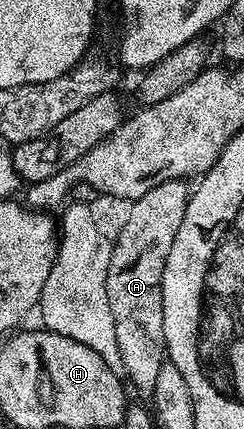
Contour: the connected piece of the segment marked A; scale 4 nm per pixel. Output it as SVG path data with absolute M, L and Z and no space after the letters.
M186 180L157 183L153 191L145 191L132 203L130 218L112 244L106 288L108 305L113 311L117 345L123 360L123 371L143 392L150 395L157 387L157 374L168 360L165 343L165 311L163 310L163 272L165 259L173 248L173 239L181 231L185 207L193 192Z

